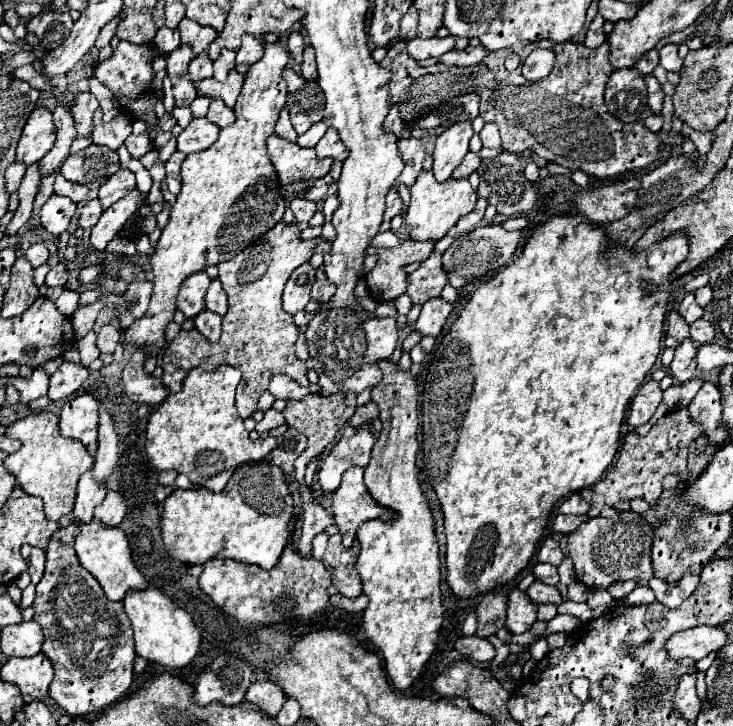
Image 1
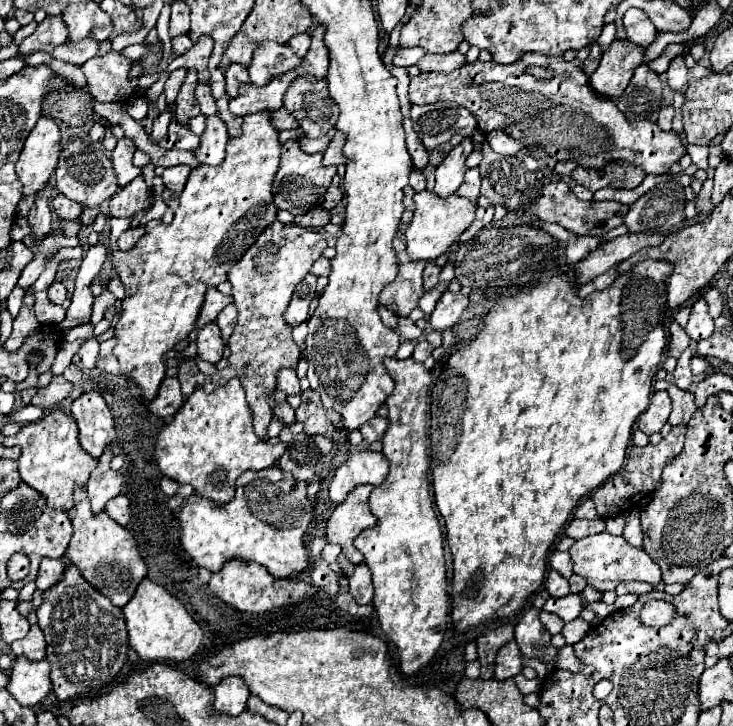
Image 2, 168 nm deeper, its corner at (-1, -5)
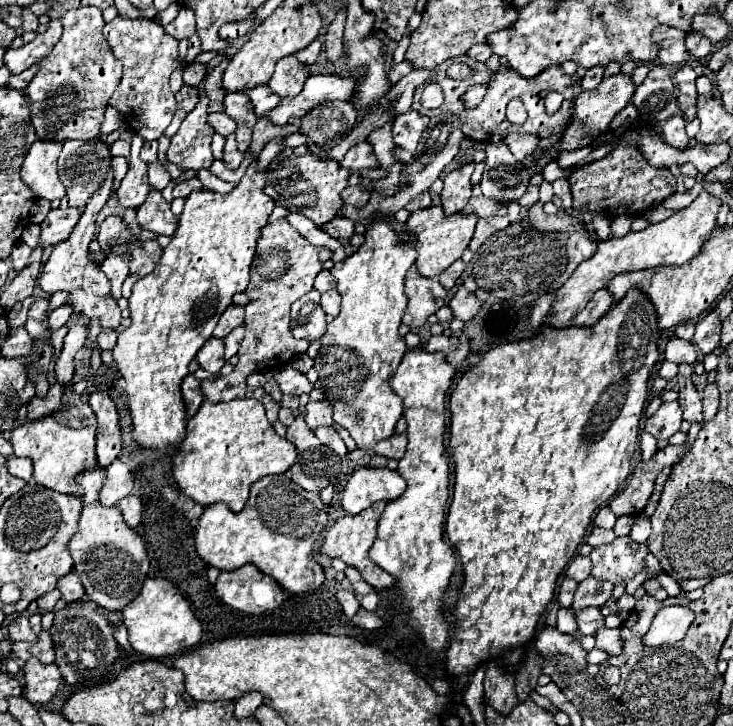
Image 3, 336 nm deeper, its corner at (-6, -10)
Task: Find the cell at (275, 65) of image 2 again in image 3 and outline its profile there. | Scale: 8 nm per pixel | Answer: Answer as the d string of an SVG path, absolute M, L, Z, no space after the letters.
M288 56L288 58L282 58L278 64L276 64L276 70L268 82L268 86L272 88L274 94L286 98L294 98L302 92L302 86L304 86L304 80L308 78L308 66L304 66L302 62L298 62L296 56Z

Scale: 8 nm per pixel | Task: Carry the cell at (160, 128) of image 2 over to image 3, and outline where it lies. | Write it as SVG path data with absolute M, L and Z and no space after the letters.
M182 86L182 88L176 92L176 102L178 102L178 110L176 110L176 114L174 114L172 124L166 128L166 136L168 136L168 138L172 138L172 136L178 132L178 128L180 128L182 120L186 118L186 114L198 104L198 88Z

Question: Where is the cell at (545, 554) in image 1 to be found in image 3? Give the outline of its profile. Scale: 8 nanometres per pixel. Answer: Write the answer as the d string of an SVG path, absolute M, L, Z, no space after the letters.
M576 556L576 558L570 562L570 566L568 566L568 570L566 570L566 576L568 576L568 578L574 578L576 582L582 582L590 572L592 572L592 562L590 562L590 558L588 558L588 556Z

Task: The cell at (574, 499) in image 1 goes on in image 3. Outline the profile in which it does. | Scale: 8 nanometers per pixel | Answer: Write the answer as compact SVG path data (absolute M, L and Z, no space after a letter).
M602 506L600 510L598 510L598 514L594 516L594 524L596 526L600 526L600 528L614 528L614 524L616 524L616 514L610 510L610 506Z

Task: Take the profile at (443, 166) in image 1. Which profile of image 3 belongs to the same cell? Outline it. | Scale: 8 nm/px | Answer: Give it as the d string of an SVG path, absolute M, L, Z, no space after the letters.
M466 164L464 168L454 170L444 178L444 190L440 194L444 216L458 214L468 204L472 196L472 184L470 184L472 172L474 172L474 164Z

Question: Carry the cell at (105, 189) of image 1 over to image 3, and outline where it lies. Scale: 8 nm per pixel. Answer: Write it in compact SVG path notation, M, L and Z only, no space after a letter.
M152 190L146 198L146 202L138 208L138 224L142 228L148 228L156 234L164 234L164 236L172 236L178 228L180 218L172 214L170 204L164 202L162 194L158 190Z

